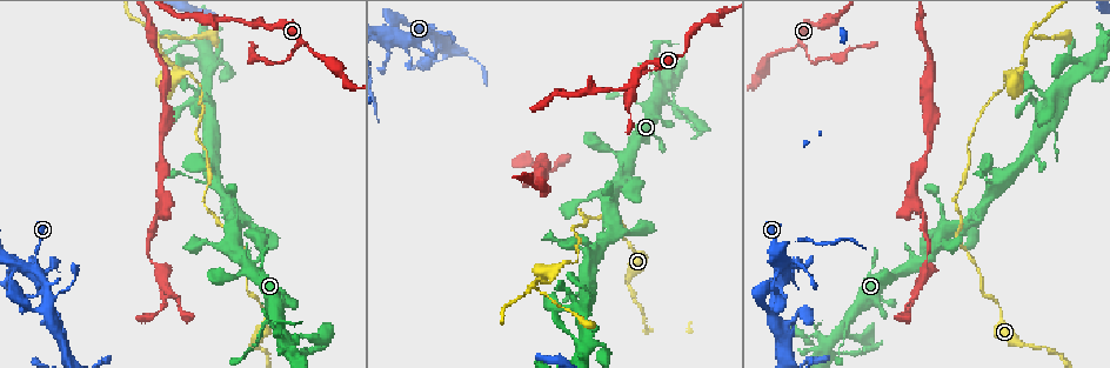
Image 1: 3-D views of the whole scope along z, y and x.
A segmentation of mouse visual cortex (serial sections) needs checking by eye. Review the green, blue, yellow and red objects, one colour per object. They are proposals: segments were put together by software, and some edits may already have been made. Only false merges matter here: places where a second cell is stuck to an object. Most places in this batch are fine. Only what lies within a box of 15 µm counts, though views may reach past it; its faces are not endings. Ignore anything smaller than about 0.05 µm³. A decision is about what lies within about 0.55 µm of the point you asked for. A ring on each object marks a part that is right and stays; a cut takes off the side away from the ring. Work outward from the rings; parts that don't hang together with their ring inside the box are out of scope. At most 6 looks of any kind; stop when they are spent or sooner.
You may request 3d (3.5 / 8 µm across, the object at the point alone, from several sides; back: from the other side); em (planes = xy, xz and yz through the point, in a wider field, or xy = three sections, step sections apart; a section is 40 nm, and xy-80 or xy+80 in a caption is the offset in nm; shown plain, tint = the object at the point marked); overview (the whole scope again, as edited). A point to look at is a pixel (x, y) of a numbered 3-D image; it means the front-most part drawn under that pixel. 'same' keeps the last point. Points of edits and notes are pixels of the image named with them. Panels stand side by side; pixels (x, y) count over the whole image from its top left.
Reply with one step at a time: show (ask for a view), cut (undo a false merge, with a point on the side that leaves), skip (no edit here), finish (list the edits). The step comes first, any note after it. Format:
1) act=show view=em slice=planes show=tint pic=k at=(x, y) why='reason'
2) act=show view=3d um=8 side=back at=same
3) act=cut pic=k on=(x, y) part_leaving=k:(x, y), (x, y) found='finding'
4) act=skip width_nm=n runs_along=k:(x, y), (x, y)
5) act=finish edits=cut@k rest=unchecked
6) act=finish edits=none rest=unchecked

act=show view=3d um=3.5 pic=1 at=(178, 75) why='three arms meet'

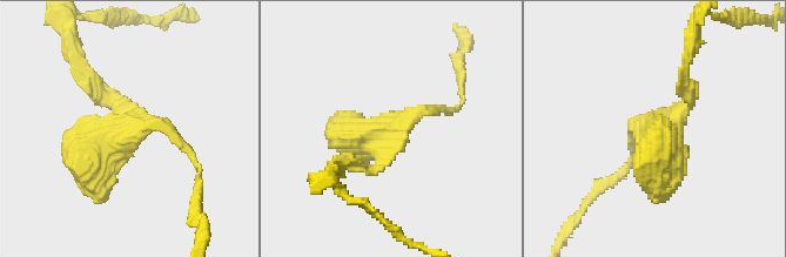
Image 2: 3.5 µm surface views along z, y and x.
act=show view=em slice=planes show=plain pic=2 at=(126, 124) arms=3 arm_widths_nm=150,150,500 why='now the EM'

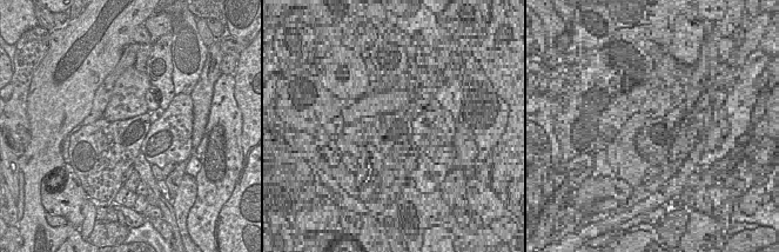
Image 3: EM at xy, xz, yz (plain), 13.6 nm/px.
act=show view=em slice=planes show=tint at=same why='where the object lies'

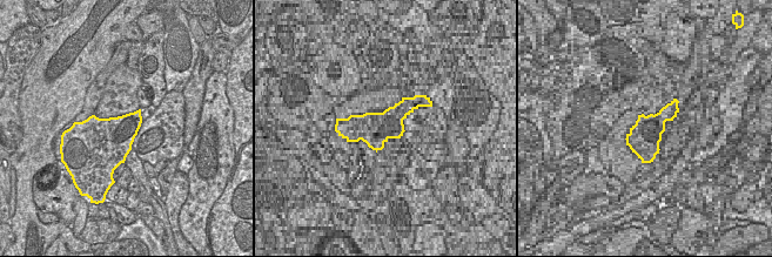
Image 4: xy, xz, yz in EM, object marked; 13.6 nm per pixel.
act=skip runs_along=2:(185, 150), (87, 82) found='all the same cell'

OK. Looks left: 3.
act=show view=3d um=8 pic=1 at=(193, 100) why='sudden change in width'

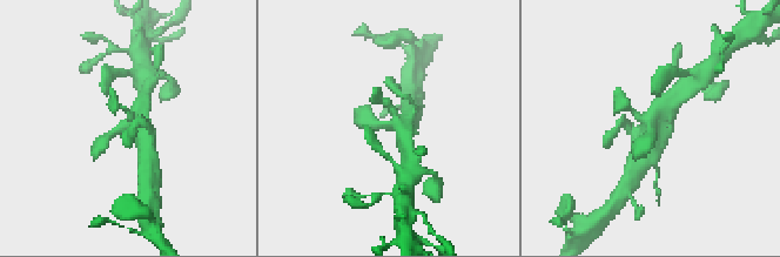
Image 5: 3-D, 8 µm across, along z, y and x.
act=show view=em slice=xy step=3 show=tint pic=5 at=(394, 127)

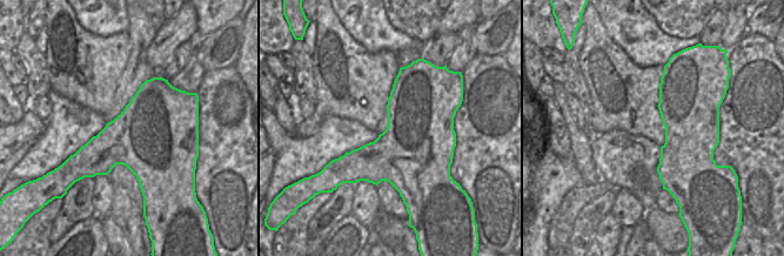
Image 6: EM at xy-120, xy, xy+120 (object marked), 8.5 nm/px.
act=skip runs_along=5:(645, 159), (652, 119), (670, 99) found='continuous, no second cell'

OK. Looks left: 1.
act=finish edits=none rest=unchecked

